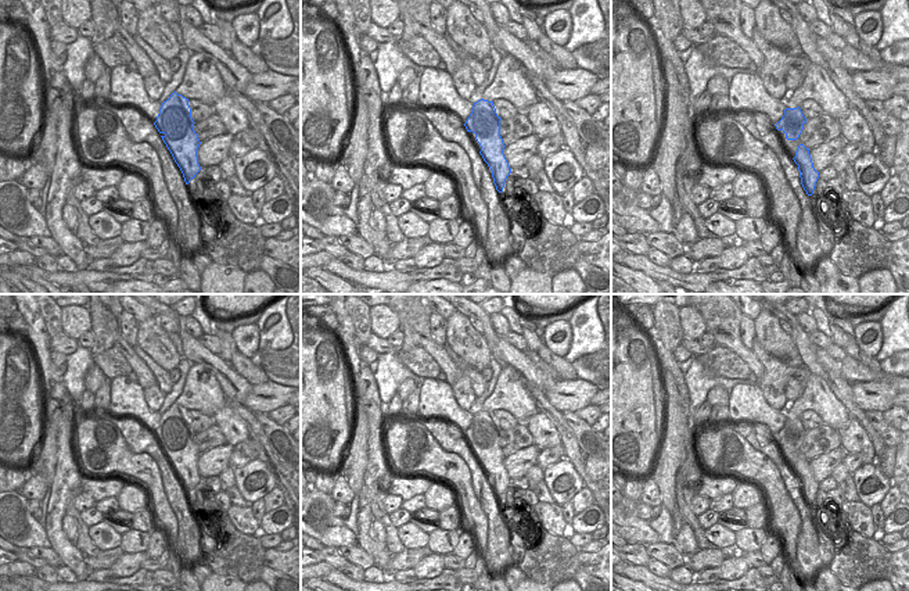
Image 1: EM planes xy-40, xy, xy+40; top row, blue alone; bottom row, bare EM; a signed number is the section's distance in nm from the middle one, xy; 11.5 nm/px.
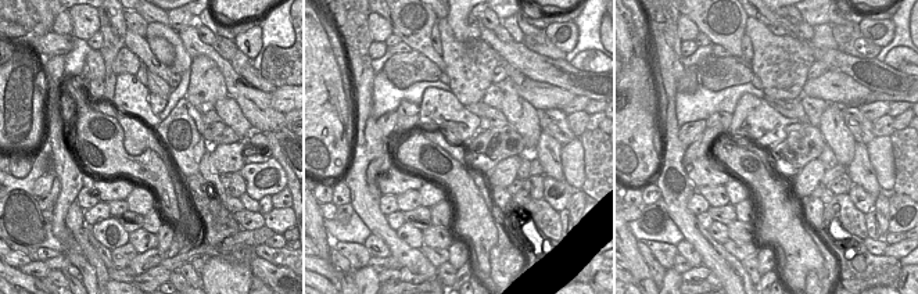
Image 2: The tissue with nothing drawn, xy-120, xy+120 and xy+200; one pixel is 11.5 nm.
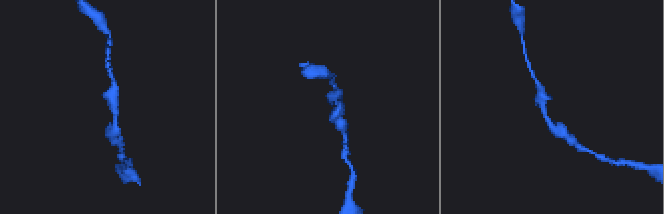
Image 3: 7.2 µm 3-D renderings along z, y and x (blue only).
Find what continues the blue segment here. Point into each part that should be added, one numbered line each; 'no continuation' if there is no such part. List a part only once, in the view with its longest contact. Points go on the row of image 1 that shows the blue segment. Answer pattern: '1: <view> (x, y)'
no continuation

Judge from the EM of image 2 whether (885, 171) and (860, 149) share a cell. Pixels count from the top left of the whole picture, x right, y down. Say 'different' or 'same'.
different

